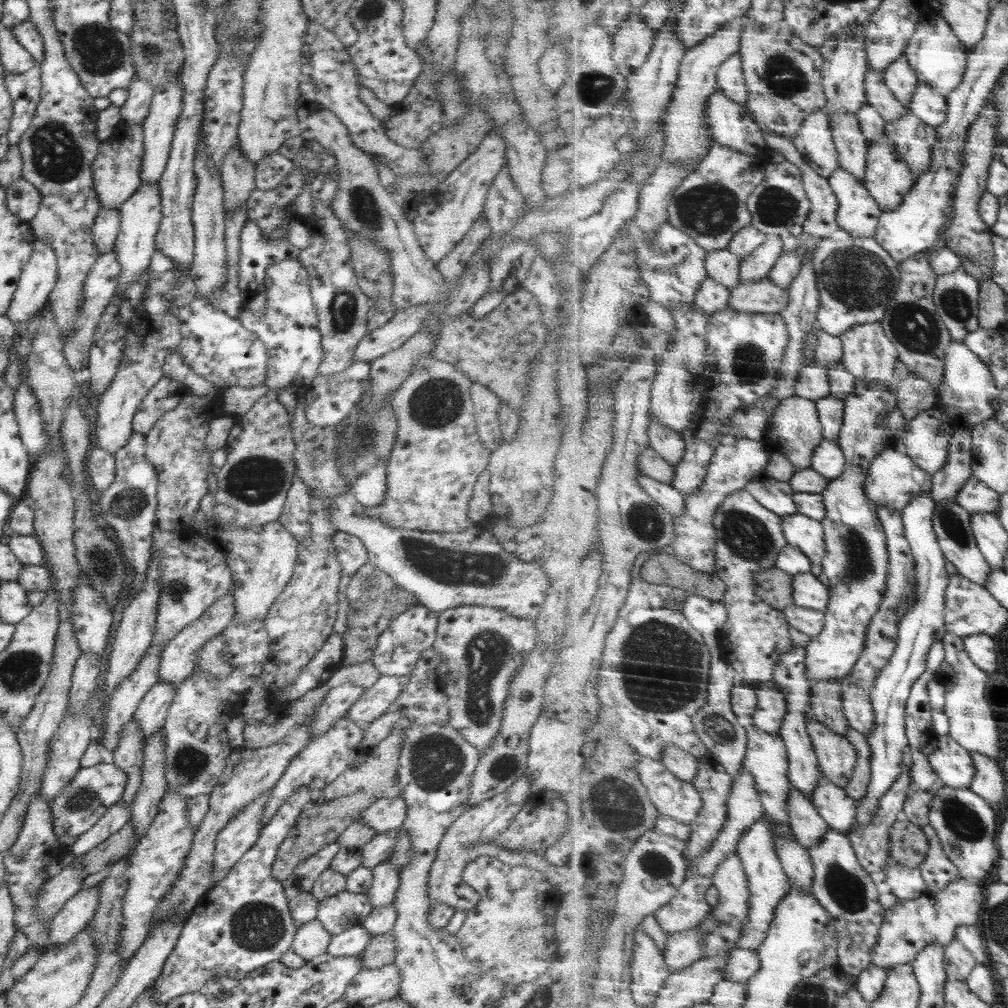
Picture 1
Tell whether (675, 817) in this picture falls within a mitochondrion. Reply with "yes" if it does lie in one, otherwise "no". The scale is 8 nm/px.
no

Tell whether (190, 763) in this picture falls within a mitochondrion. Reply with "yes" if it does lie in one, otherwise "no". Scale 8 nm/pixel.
yes

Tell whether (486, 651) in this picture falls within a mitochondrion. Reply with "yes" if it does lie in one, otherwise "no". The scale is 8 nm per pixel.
yes

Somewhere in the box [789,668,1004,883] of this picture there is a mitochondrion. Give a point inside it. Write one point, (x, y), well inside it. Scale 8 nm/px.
(962, 821)

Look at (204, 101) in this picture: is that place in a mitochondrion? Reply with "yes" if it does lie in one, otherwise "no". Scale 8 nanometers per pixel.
no

